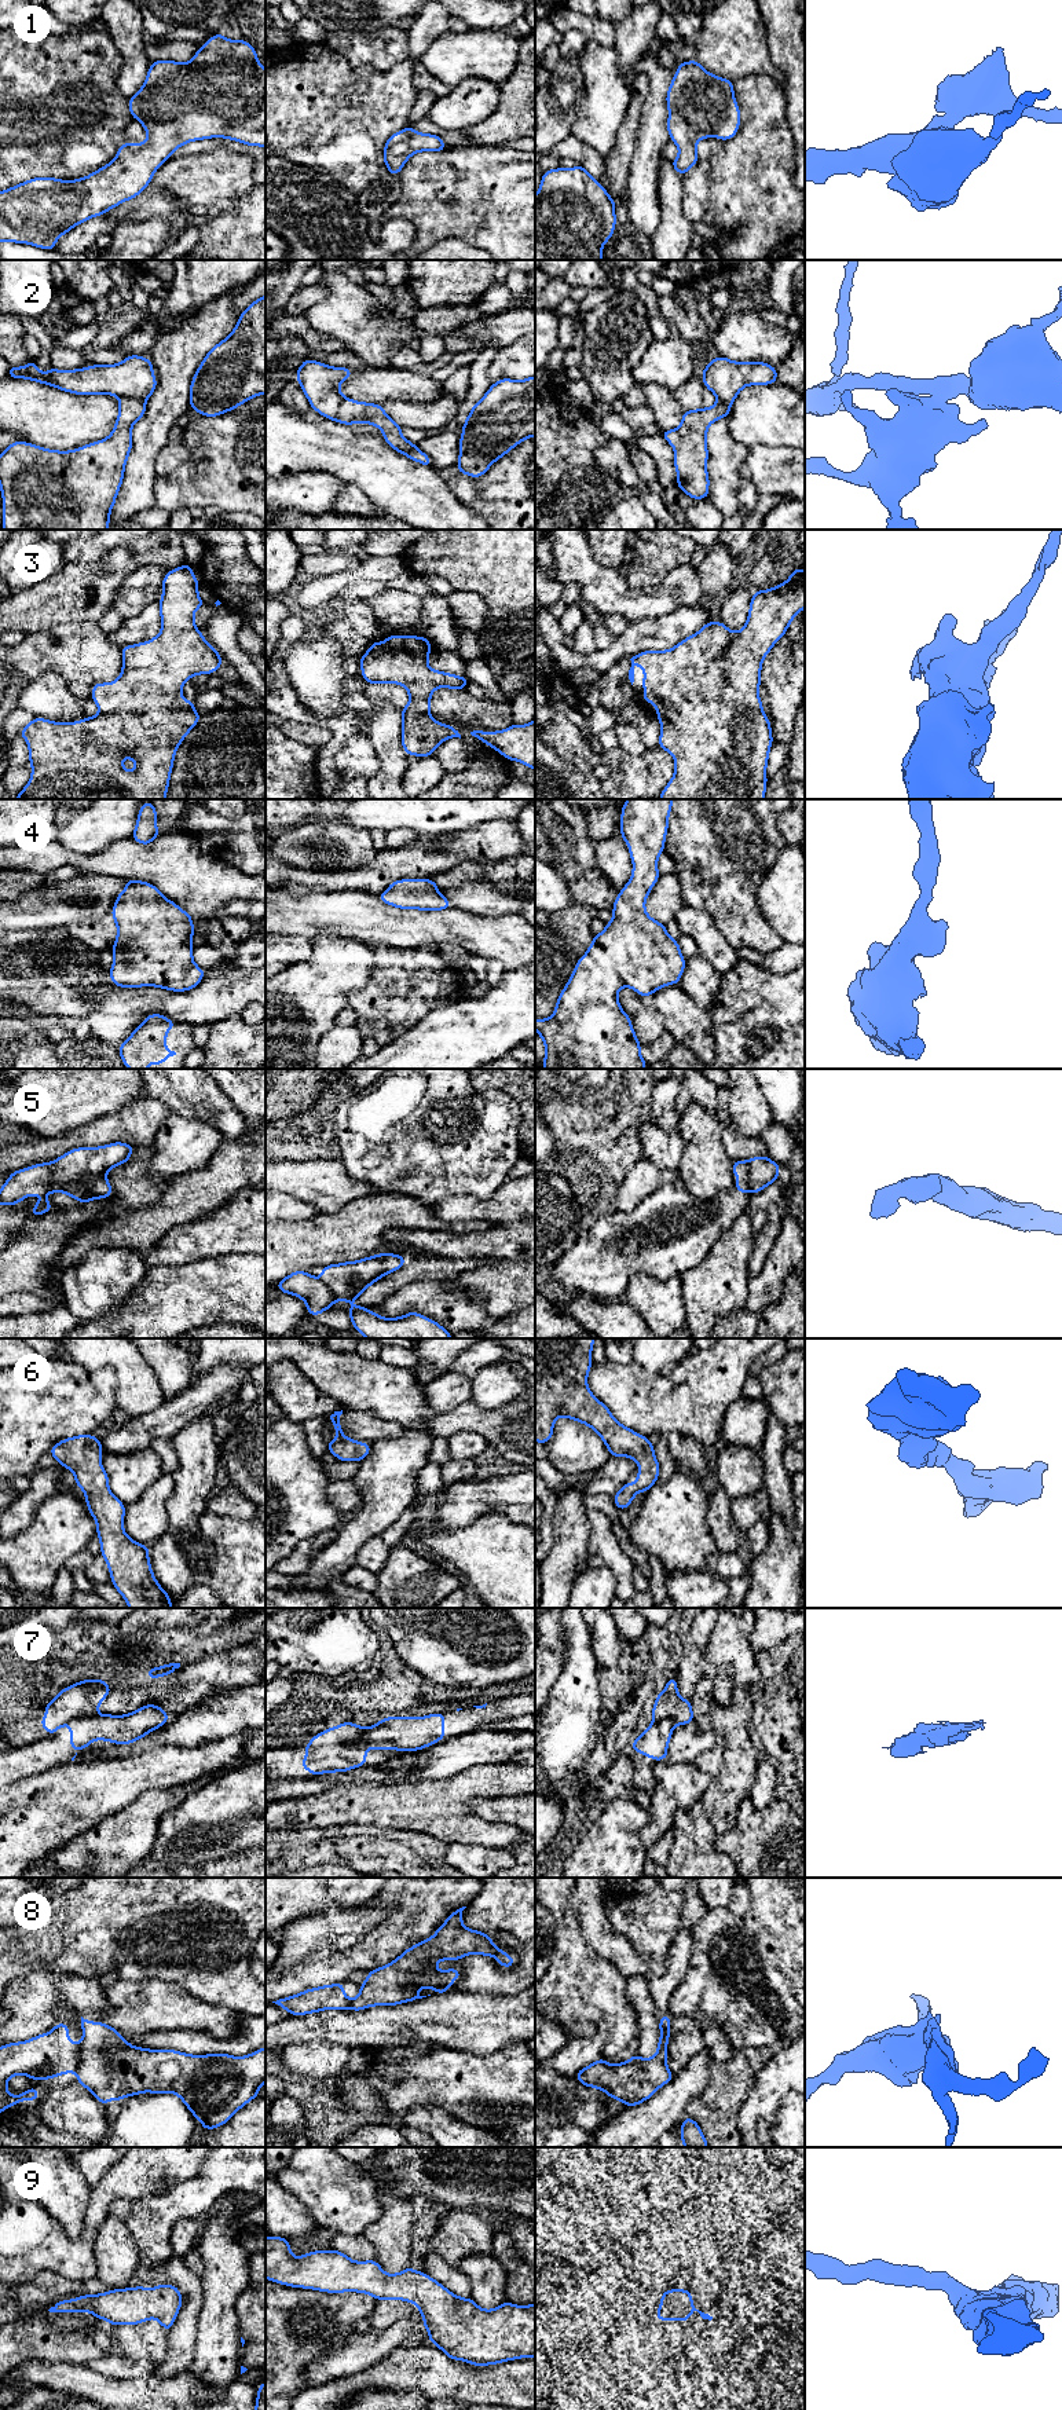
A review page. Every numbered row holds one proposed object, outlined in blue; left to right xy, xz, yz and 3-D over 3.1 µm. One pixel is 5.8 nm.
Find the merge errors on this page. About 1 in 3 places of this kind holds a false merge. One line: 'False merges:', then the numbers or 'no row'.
False merges: 2, 5, 7, 8

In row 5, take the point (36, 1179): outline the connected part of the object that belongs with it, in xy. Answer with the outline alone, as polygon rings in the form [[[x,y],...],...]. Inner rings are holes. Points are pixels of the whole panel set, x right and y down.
[[[52,1162],[32,1165],[10,1173],[0,1188],[0,1205],[15,1205],[28,1195],[47,1194],[52,1184]]]

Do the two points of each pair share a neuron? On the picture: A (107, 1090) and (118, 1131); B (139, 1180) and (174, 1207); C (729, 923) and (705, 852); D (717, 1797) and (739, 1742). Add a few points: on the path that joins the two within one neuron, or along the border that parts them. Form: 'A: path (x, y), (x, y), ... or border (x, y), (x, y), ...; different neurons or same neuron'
A: border (142, 1097), (114, 1112), (83, 1124); different neurons
B: border (171, 1178), (154, 1201), (128, 1208); different neurons
C: path (725, 905), (725, 885), (720, 870); same neuron
D: path (731, 1783), (733, 1755); same neuron

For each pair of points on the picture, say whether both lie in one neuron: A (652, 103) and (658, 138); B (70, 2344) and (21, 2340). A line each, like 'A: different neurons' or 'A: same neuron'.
A: same neuron
B: same neuron

